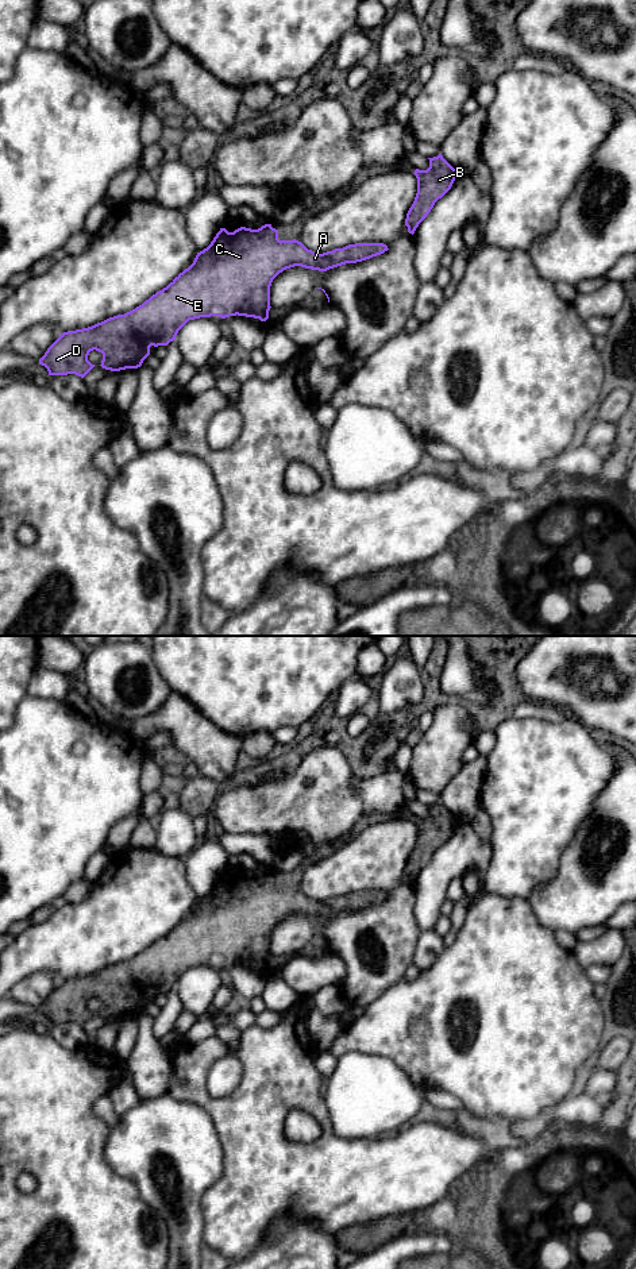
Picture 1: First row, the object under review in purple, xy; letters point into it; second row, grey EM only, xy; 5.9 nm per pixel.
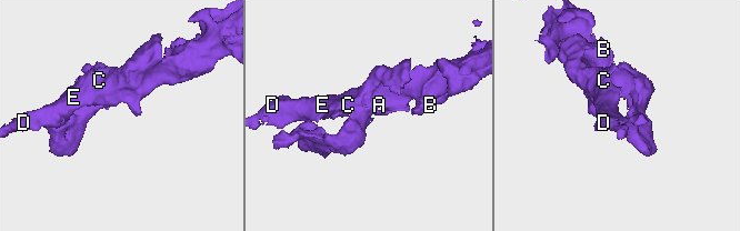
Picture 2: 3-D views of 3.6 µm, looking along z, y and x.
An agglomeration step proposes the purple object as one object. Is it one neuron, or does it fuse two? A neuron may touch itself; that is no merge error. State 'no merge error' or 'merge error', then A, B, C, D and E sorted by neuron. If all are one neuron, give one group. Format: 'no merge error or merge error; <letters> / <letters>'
no merge error; A B C D E

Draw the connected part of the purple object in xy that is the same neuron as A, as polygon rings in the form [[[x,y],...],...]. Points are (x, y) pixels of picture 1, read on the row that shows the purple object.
[[[265,224],[258,230],[240,227],[234,232],[220,228],[211,244],[203,251],[197,252],[193,263],[180,273],[166,288],[153,294],[142,305],[124,313],[109,317],[92,327],[68,331],[47,348],[45,355],[39,359],[39,364],[45,366],[49,375],[68,375],[76,374],[84,378],[93,367],[88,360],[90,351],[96,350],[103,354],[101,367],[111,371],[120,371],[126,369],[138,369],[143,360],[150,355],[150,347],[167,346],[176,340],[178,331],[189,321],[200,317],[219,316],[221,319],[230,316],[246,316],[266,321],[270,310],[270,286],[273,279],[286,269],[301,266],[305,269],[327,271],[329,269],[356,263],[388,251],[383,243],[355,243],[343,248],[335,248],[327,252],[315,252],[308,250],[301,242],[280,240],[278,230],[271,224]]]

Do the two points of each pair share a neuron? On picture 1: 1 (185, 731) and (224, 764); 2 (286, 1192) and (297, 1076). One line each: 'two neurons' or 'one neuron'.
1: one neuron
2: one neuron

